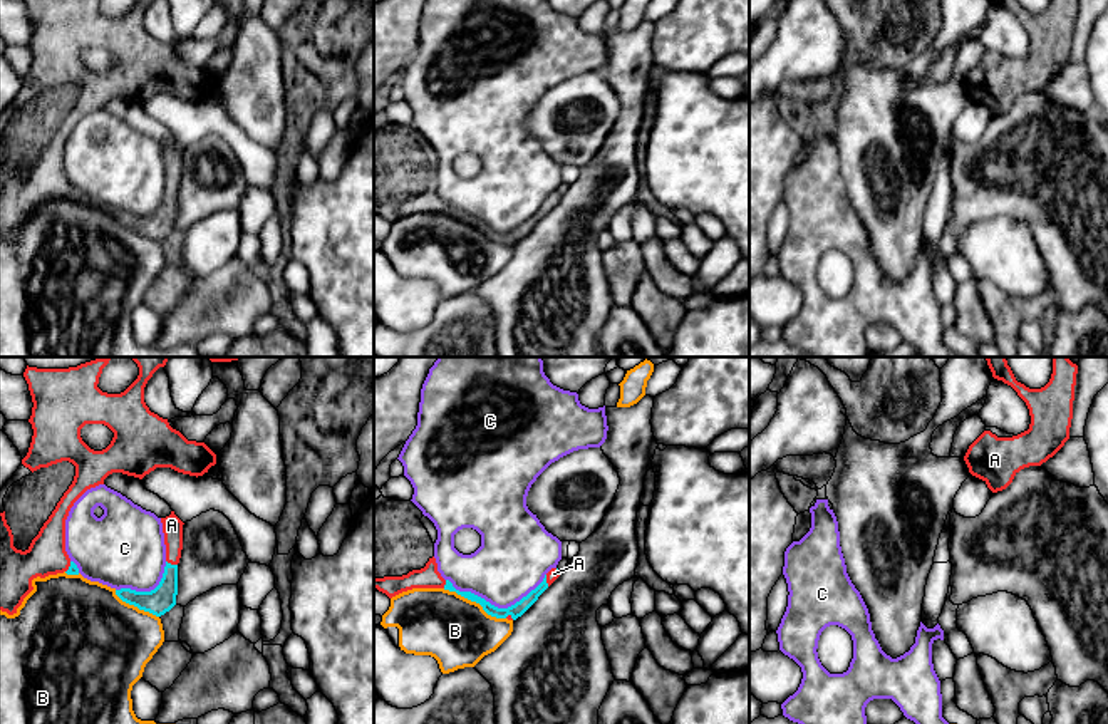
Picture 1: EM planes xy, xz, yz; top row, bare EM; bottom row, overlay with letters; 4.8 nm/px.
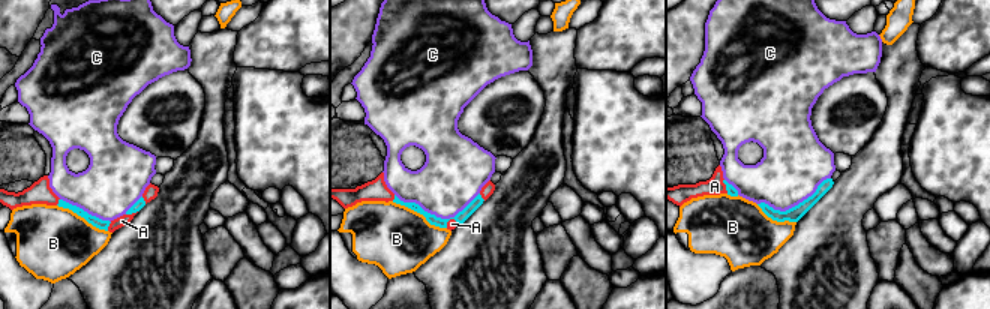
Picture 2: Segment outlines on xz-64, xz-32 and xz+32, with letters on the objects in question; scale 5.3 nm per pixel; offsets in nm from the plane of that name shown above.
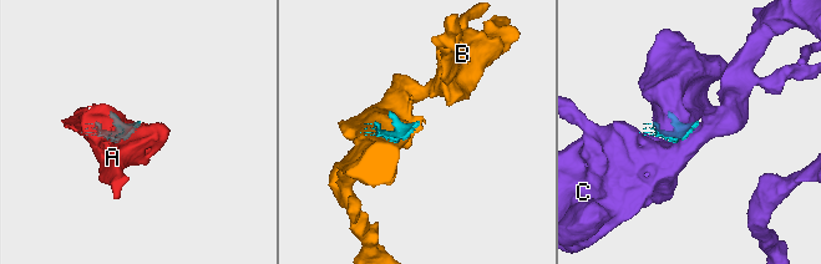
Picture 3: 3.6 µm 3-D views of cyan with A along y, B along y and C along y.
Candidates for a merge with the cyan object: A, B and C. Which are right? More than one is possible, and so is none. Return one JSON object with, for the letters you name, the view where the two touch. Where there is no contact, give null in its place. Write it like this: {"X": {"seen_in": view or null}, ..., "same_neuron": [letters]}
{"A": {"seen_in": "xy"}, "same_neuron": ["A"]}

